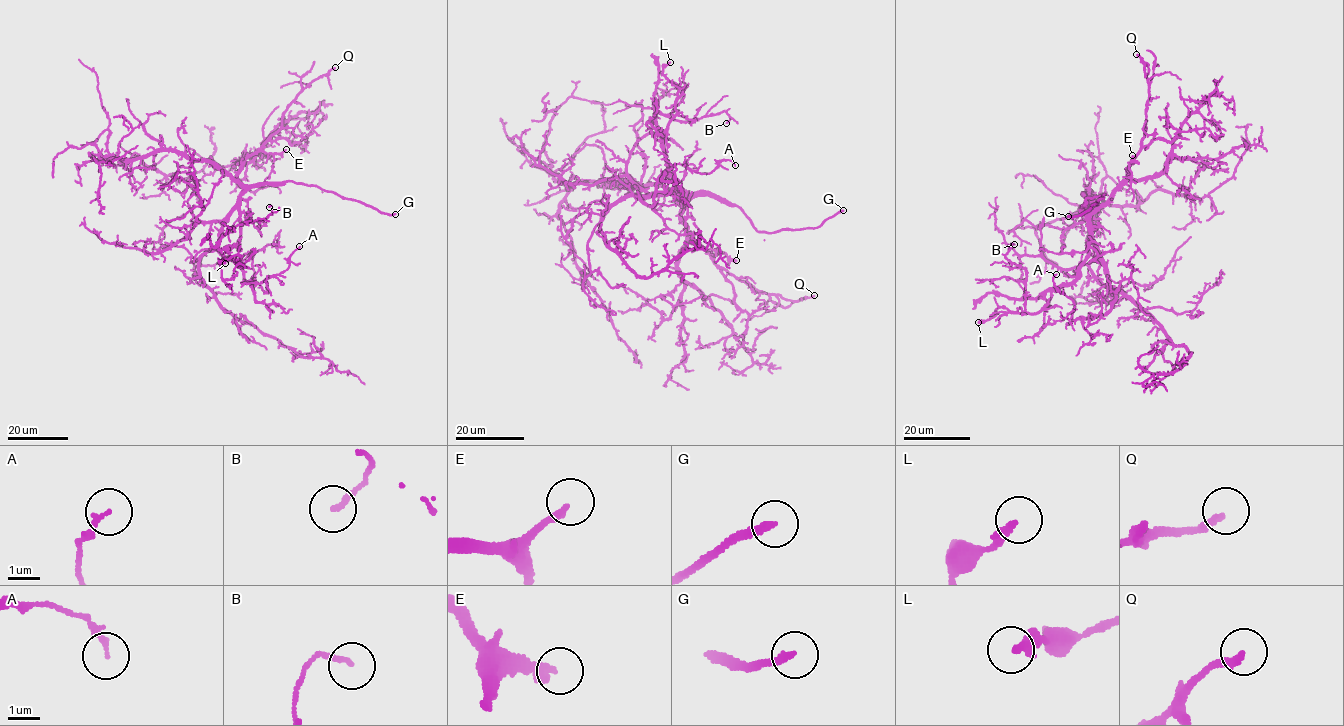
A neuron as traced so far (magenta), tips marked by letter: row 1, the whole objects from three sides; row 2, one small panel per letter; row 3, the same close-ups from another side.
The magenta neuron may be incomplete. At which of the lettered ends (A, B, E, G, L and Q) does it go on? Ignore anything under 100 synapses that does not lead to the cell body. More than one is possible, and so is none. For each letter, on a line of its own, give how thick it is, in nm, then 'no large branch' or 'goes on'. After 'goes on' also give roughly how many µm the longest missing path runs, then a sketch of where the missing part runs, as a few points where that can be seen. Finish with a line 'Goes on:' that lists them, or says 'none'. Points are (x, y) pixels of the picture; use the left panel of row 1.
A: calibre 170 nm; no large branch
B: calibre 170 nm; no large branch
E: calibre 260 nm; goes on; missing 30 µm; course (286, 149), (298, 150), (303, 145), (301, 144), (297, 155), (291, 155), (290, 169)
G: calibre 240 nm; goes on; missing 100 µm
L: calibre 280 nm; no large branch
Q: calibre 240 nm; no large branch
Goes on: E, G

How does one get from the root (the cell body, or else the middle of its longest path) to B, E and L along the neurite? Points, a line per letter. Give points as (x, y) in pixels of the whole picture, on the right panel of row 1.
B: (1095, 211), (1080, 273), (1035, 298), (1025, 293), (1025, 269), (1005, 256), (1014, 244)
E: (1095, 211), (1125, 179), (1132, 164), (1129, 162), (1132, 155)
L: (1095, 211), (1087, 259), (1073, 280), (1048, 288), (1046, 306), (1037, 312), (1011, 313), (999, 307), (978, 322)

